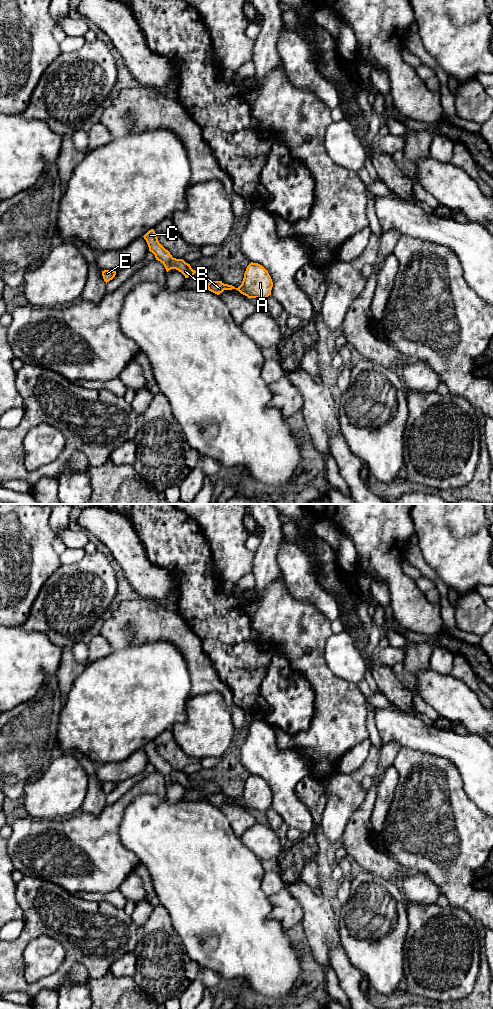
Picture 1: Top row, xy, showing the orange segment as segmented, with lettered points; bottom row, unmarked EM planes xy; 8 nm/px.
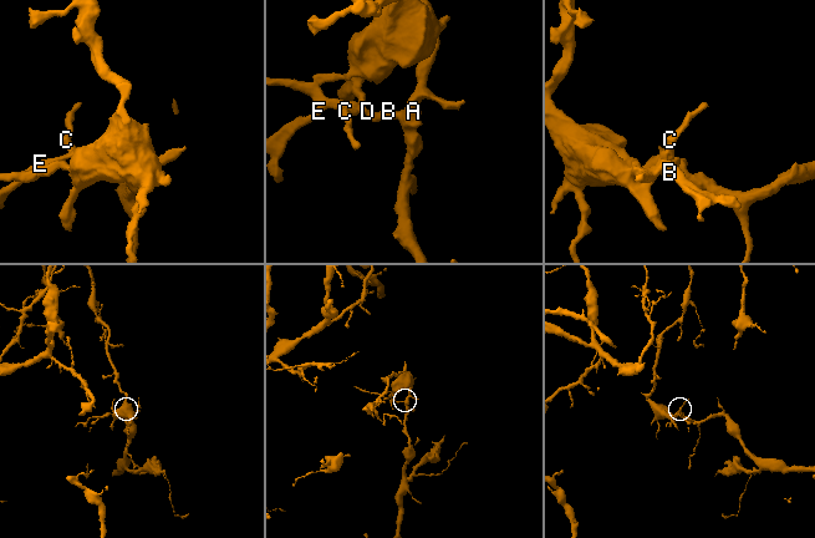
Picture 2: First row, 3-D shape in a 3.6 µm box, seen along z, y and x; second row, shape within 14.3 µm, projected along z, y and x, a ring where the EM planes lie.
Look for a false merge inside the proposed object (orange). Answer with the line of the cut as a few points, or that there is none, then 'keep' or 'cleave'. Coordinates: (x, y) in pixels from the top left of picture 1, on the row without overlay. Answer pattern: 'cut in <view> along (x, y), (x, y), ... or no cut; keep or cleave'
cut in xy along (172, 769), (170, 780); cleave

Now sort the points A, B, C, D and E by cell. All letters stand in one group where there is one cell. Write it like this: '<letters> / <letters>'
A B D E / C

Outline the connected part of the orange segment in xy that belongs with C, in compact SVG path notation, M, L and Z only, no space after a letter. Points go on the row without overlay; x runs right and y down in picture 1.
M154 741L149 742L143 749L148 756L149 763L155 767L156 772L164 777L167 784L171 782L171 773L173 769L170 764L159 755Z

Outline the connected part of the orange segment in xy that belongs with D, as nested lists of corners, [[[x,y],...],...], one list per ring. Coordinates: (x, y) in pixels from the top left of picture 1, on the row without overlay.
[[[172,770],[171,781],[178,782],[185,790],[191,789],[196,785],[196,783],[191,780],[190,776],[186,775],[183,771]]]

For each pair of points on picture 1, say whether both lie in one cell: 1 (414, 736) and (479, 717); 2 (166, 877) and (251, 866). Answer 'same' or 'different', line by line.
1: different
2: same

